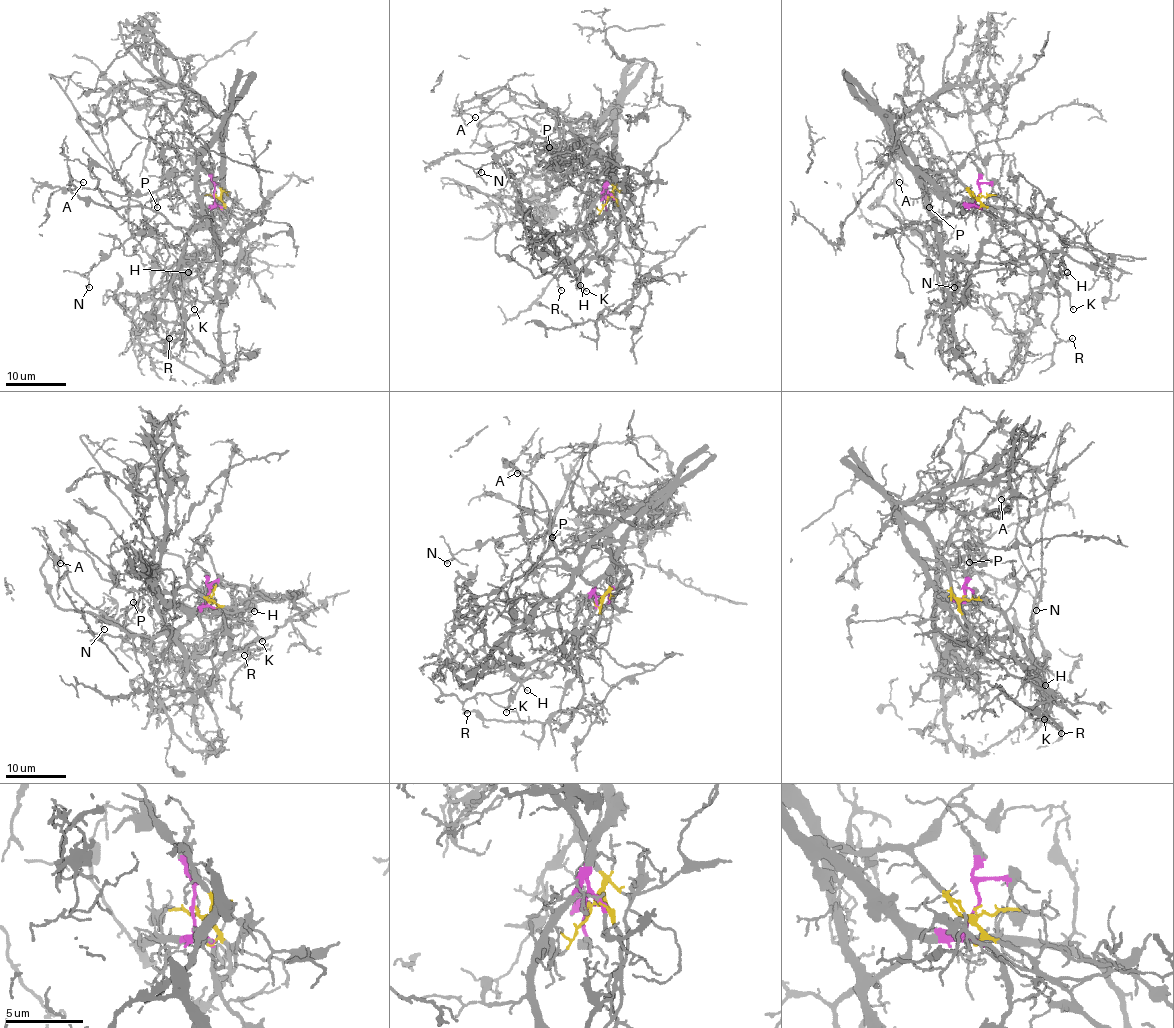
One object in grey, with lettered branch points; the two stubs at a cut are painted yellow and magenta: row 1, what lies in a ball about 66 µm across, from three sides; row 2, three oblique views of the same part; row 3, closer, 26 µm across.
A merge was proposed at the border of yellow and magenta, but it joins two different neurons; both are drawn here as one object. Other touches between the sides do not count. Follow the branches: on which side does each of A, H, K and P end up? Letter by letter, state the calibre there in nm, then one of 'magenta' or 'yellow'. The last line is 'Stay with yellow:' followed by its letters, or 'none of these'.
A: 130 nm | magenta
H: 100 nm | yellow
K: 130 nm | yellow
P: 110 nm | yellow
Stay with yellow: H, K, P

